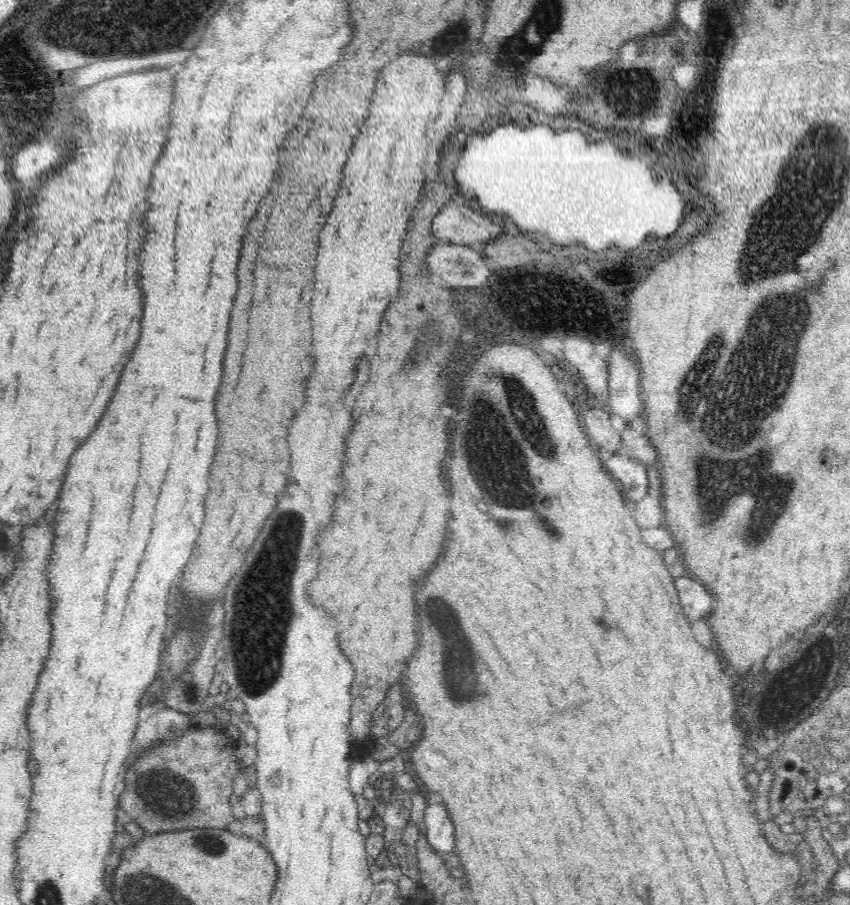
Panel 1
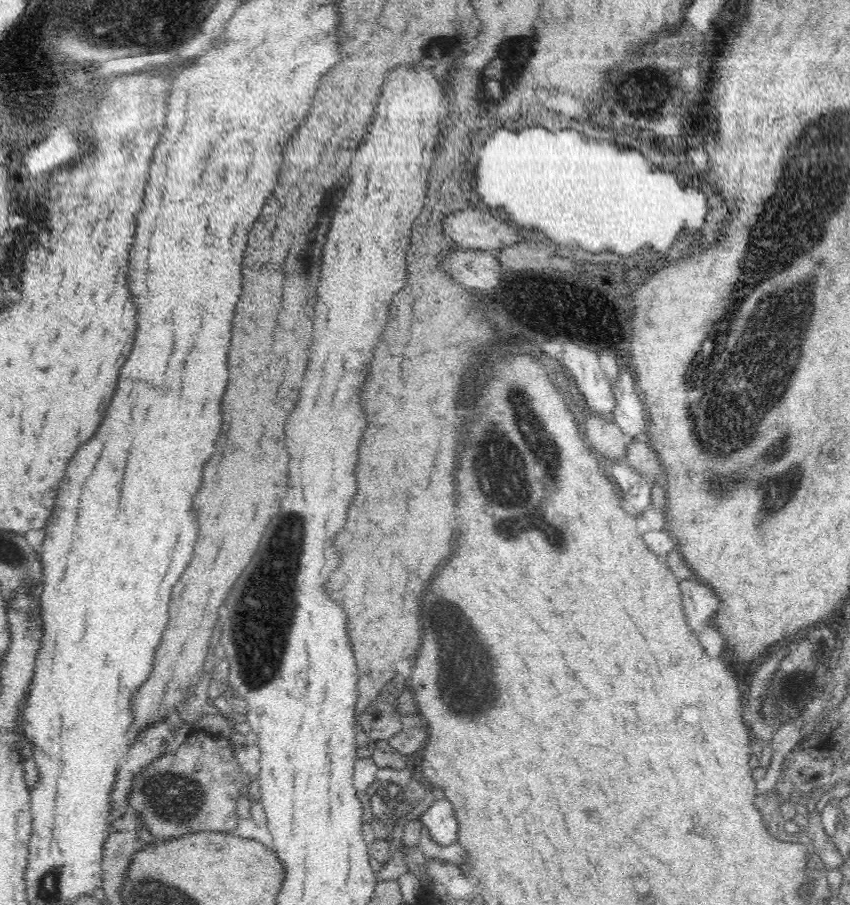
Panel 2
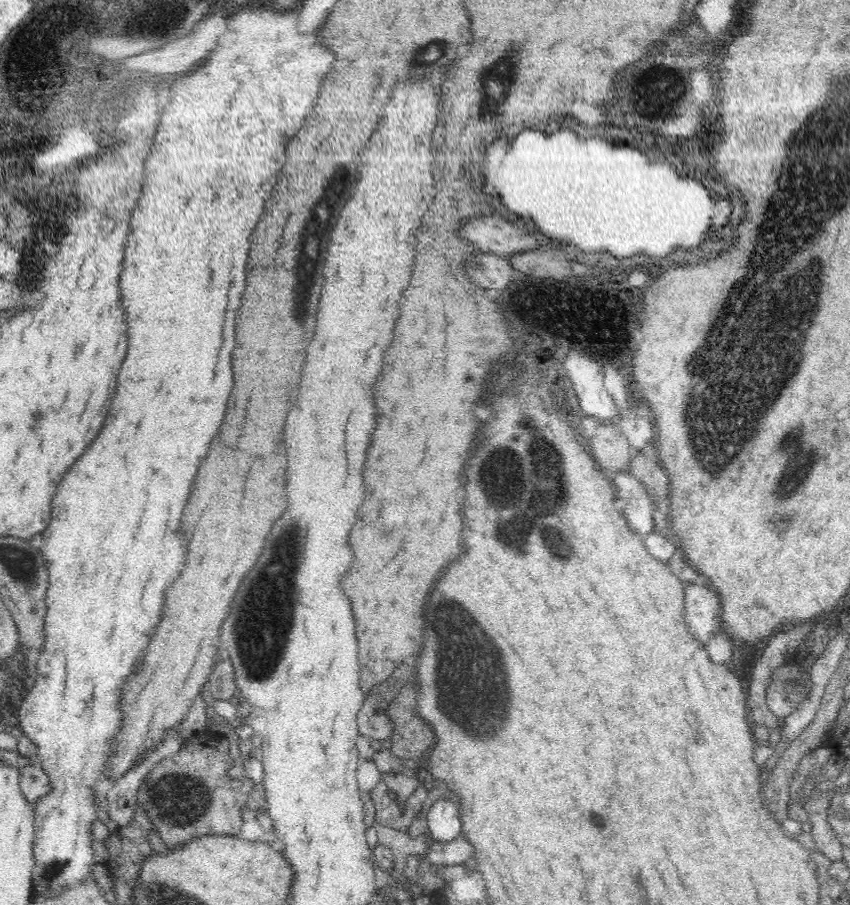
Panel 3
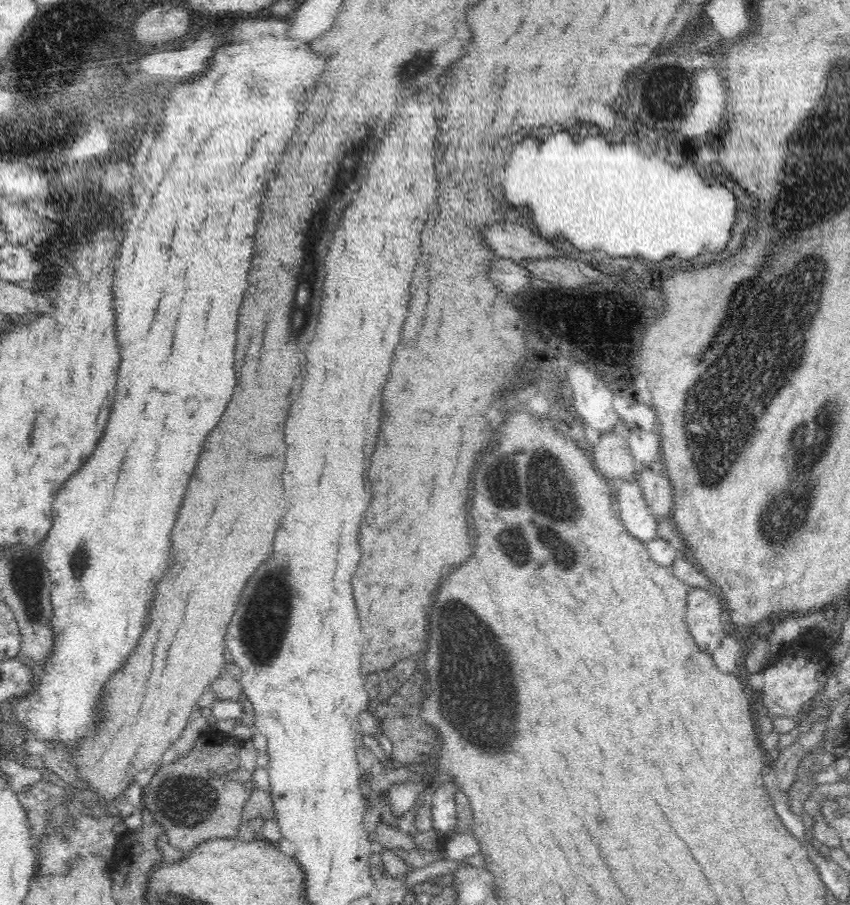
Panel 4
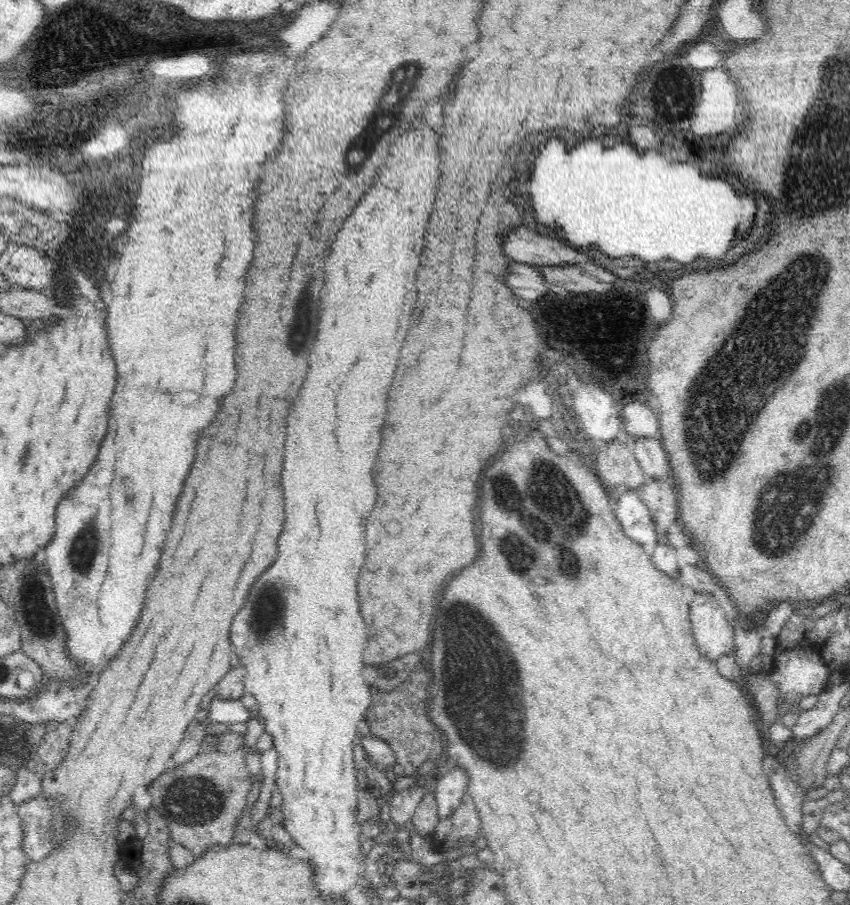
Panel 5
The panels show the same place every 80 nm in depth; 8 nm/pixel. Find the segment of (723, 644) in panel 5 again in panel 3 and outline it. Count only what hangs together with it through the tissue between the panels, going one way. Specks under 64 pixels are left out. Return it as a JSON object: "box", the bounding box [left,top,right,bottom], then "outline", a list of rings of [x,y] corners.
{"box":[683,581,722,645],"outline":[[[683,581],[686,622],[690,632],[705,645],[709,638],[722,630],[720,623],[721,599],[710,586]]]}

